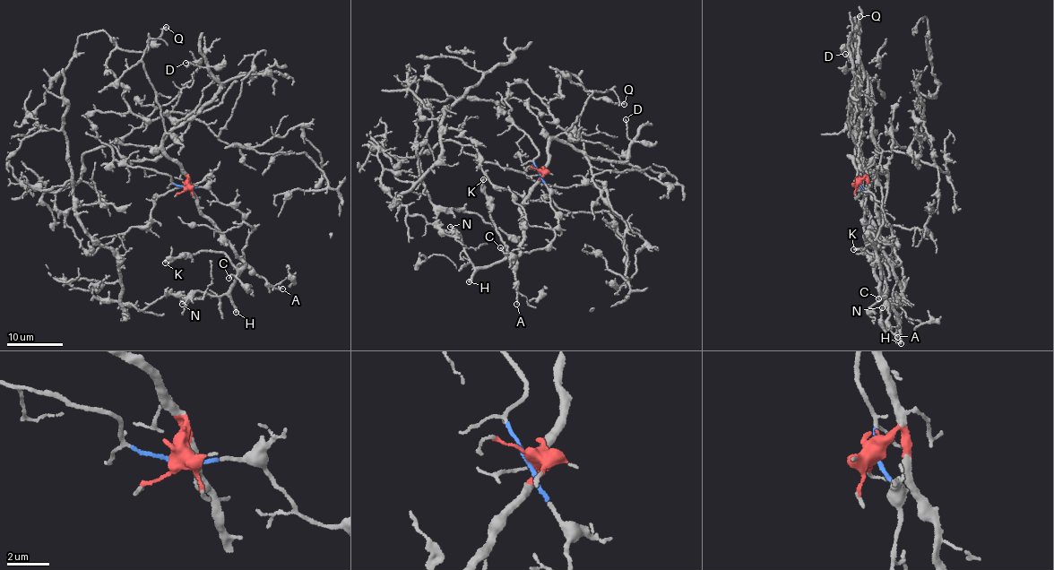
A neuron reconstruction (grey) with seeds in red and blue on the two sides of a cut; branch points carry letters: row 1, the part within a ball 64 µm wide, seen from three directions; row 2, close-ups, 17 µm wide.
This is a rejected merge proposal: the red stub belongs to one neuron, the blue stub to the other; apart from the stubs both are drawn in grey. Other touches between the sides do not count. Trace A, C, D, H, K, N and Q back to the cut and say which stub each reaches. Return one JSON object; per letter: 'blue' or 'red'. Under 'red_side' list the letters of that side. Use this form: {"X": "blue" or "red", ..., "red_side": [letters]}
{"A": "blue", "C": "red", "D": "red", "H": "red", "K": "red", "N": "red", "Q": "blue", "red_side": ["C", "D", "H", "K", "N"]}

